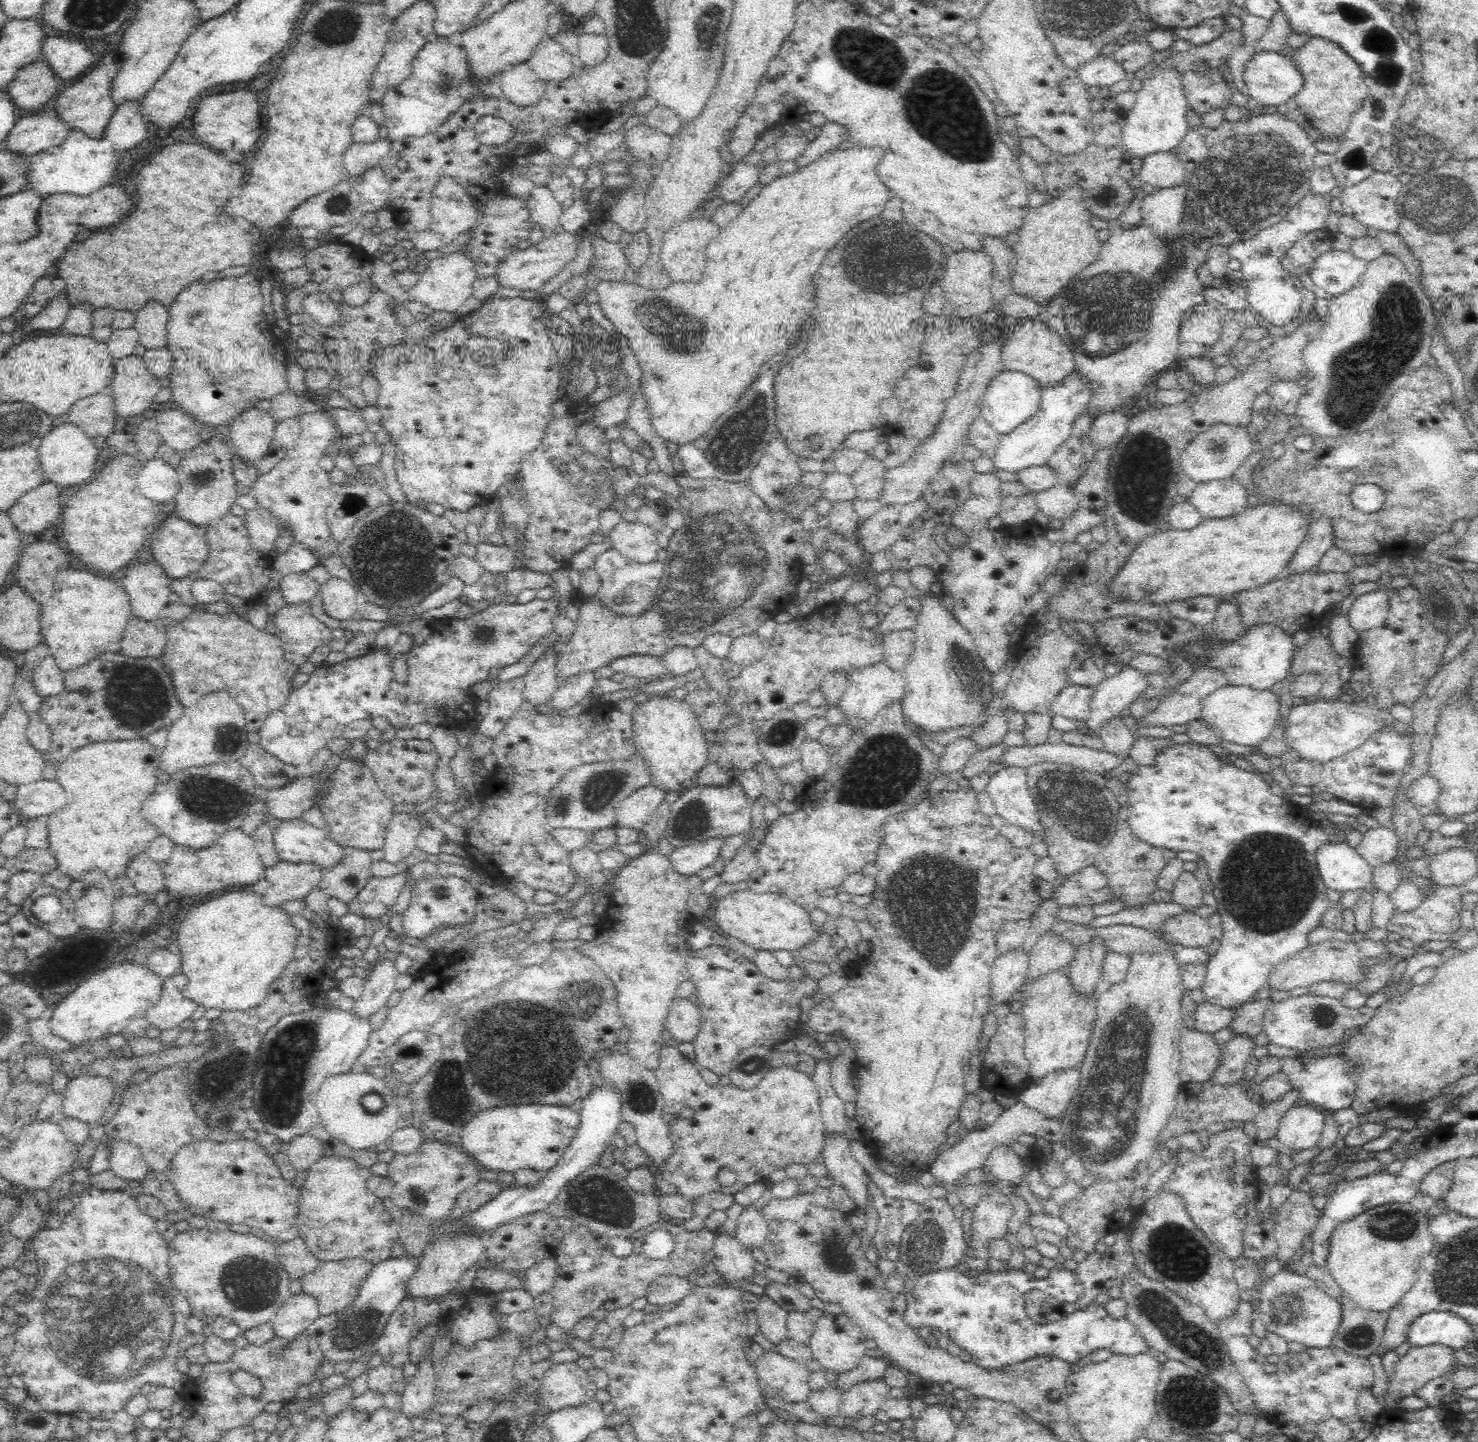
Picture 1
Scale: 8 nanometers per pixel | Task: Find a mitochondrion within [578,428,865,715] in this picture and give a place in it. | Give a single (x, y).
(683, 604)

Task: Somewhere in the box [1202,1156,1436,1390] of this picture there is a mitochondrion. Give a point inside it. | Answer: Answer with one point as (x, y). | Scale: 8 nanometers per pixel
(1292, 1310)

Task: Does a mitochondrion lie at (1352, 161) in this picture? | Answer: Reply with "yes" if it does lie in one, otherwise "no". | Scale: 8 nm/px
yes

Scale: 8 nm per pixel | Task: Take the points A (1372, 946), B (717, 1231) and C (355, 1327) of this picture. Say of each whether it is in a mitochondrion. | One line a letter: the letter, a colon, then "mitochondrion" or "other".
A: other
B: other
C: mitochondrion

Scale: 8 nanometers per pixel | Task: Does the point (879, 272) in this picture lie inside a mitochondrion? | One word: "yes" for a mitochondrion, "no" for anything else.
yes

